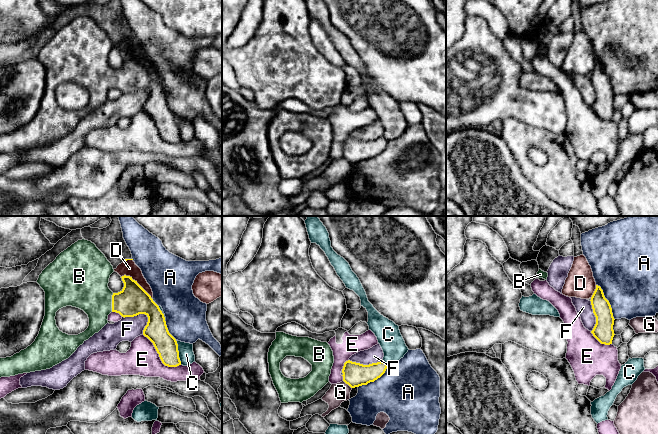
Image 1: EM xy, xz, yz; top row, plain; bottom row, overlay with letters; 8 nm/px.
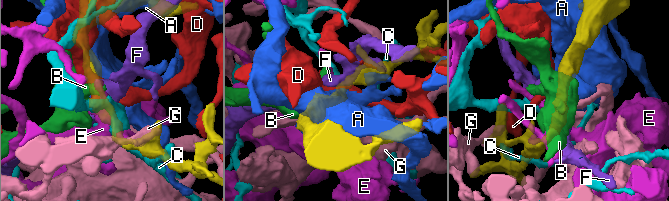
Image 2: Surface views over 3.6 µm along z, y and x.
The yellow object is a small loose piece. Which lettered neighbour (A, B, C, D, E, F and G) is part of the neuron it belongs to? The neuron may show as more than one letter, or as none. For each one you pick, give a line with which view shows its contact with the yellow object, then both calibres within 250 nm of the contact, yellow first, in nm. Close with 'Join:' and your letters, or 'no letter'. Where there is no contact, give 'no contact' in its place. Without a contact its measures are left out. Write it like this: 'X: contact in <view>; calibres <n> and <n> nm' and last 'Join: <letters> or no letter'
B: contact in xy; calibres 240 and 360 nm
Join: B

